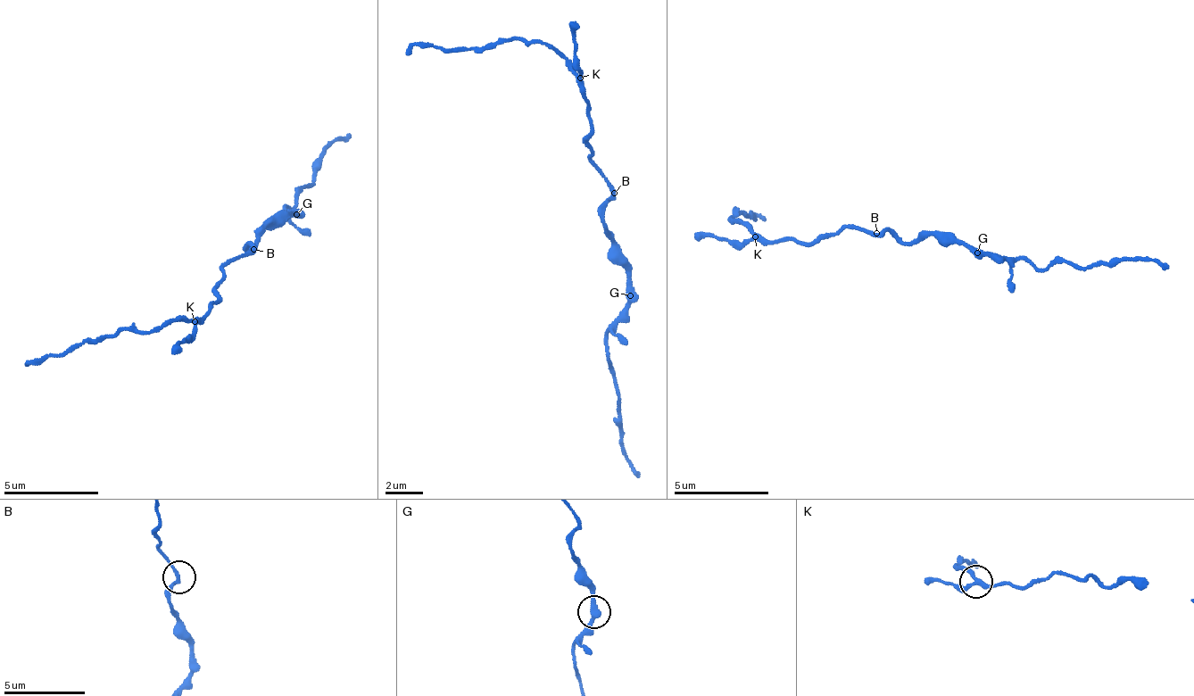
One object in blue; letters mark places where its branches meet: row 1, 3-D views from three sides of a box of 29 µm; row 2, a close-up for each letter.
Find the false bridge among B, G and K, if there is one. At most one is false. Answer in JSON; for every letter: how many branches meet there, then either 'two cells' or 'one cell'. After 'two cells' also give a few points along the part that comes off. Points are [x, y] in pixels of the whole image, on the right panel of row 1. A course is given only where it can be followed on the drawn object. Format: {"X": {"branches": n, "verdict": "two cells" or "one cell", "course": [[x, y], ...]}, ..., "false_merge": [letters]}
{"B": {"branches": 2, "verdict": "one cell"}, "G": {"branches": 2, "verdict": "two cells", "course": [[978, 254], [1034, 263], [1047, 270], [1064, 260], [1091, 268], [1150, 261], [1170, 269]]}, "K": {"branches": 3, "verdict": "one cell"}, "false_merge": ["G"]}

